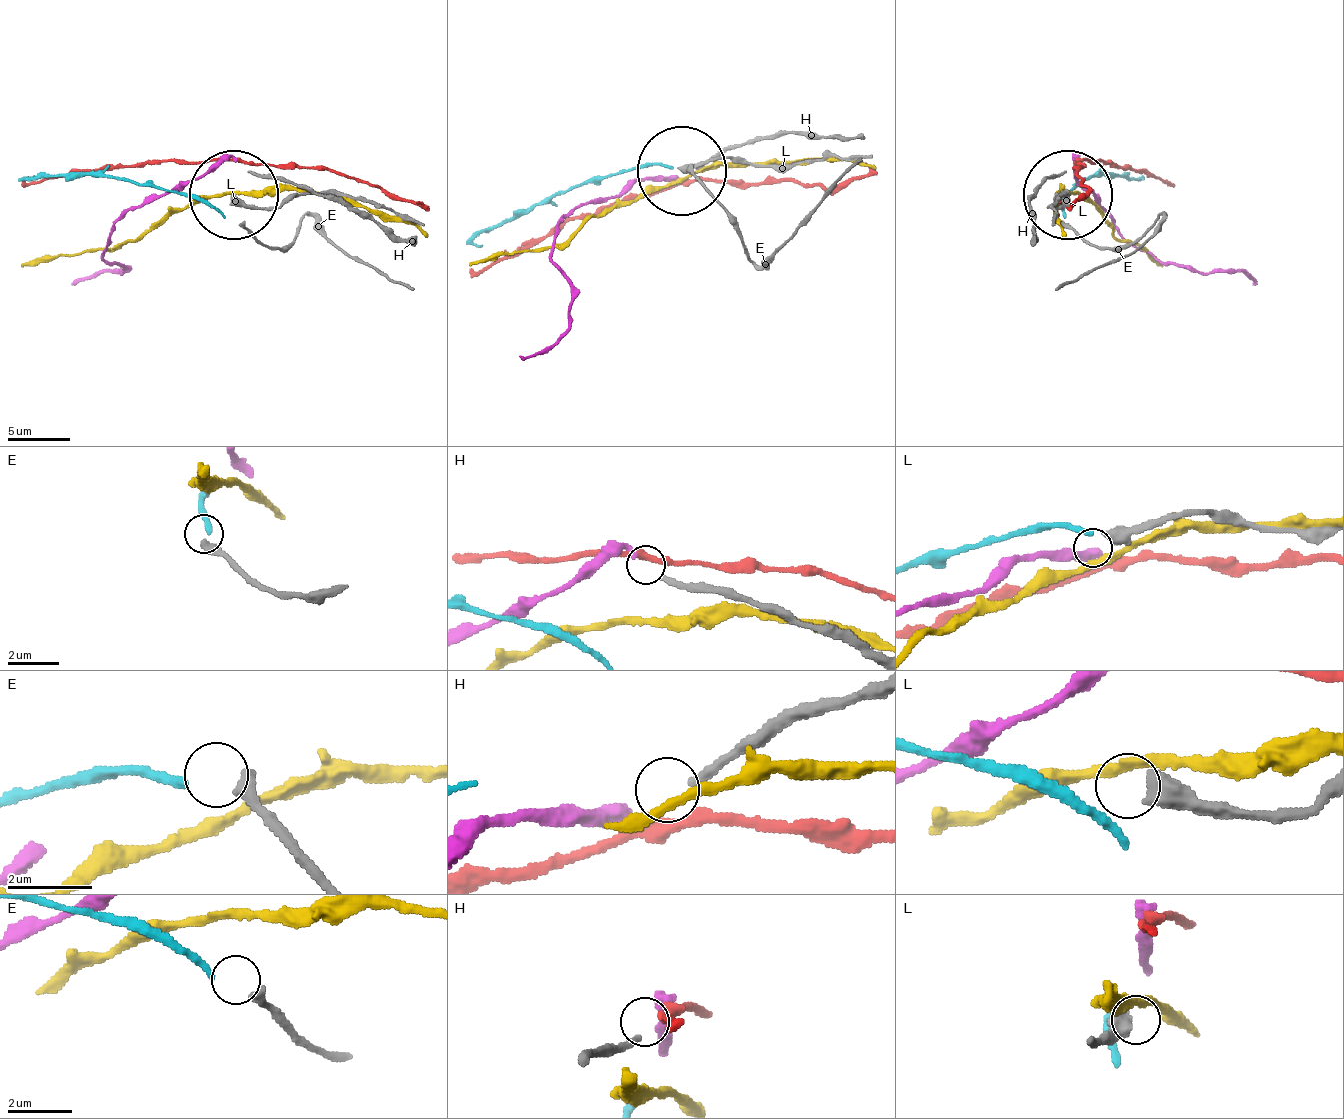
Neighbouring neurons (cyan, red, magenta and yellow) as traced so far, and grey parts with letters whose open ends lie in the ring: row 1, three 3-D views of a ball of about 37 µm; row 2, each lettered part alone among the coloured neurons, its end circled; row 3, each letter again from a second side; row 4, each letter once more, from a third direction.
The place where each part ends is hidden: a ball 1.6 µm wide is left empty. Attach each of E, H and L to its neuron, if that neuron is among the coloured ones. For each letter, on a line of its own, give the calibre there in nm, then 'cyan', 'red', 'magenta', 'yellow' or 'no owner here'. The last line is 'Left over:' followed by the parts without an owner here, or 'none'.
E: calibre 320 nm; cyan
H: calibre 200 nm; magenta
L: calibre 550 nm; no owner here
Left over: L

